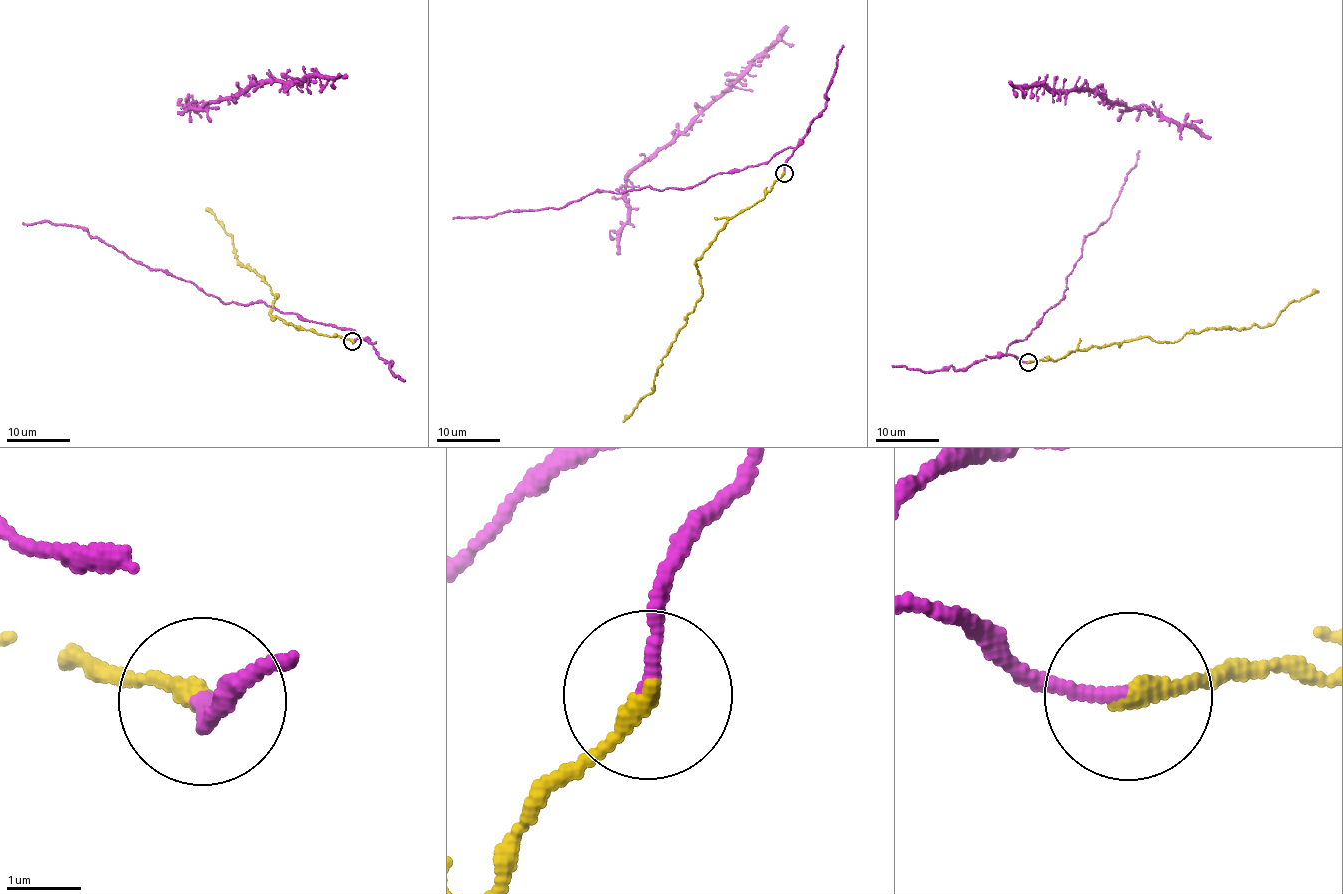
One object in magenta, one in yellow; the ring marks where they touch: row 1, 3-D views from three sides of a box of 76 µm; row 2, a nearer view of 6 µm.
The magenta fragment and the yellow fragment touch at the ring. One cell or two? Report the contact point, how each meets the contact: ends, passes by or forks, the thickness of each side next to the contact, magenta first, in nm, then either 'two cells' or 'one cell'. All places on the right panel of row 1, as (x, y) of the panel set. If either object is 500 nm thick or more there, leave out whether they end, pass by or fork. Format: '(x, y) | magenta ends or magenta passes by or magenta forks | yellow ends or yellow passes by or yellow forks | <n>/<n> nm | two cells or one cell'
(1028, 362) | magenta ends | yellow ends | 180/260 nm | one cell

